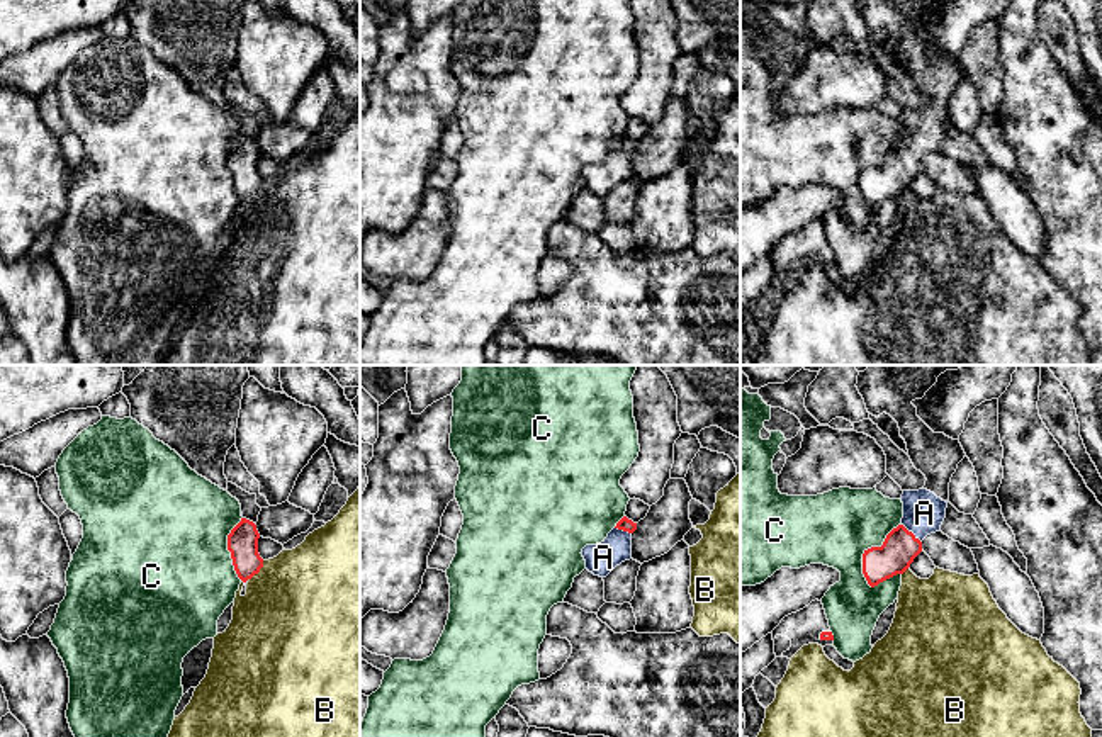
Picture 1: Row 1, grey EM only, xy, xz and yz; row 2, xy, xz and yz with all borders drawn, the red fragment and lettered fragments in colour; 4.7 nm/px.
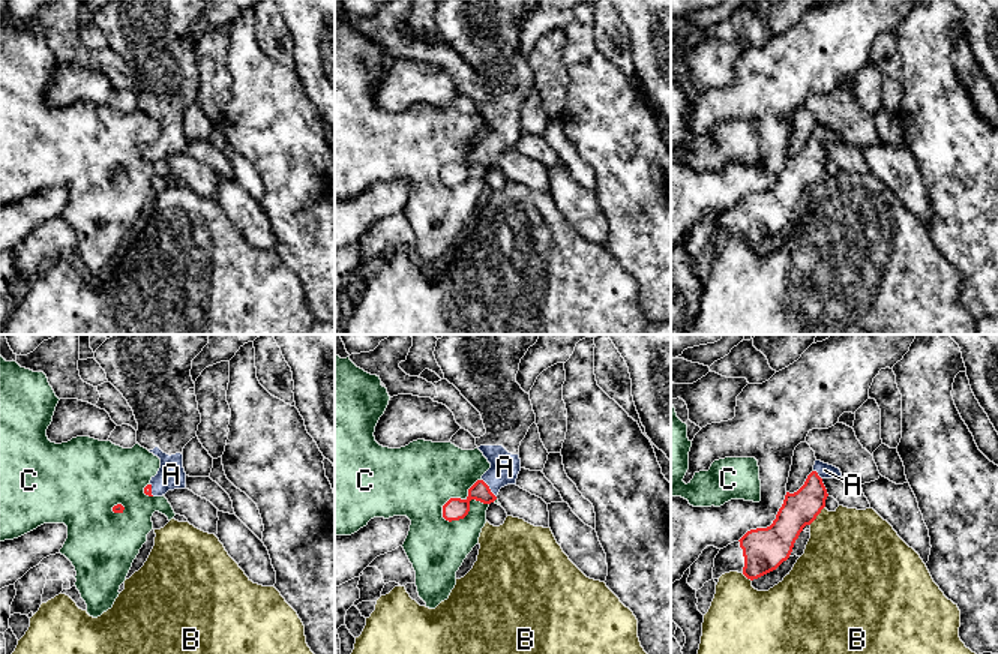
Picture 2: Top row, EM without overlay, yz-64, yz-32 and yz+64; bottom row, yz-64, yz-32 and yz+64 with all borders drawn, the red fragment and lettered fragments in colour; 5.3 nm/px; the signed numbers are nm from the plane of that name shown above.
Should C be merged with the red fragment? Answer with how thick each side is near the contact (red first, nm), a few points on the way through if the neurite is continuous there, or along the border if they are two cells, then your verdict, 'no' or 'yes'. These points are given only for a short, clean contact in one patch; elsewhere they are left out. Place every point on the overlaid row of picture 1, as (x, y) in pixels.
calibres 170 and 360 nm; no

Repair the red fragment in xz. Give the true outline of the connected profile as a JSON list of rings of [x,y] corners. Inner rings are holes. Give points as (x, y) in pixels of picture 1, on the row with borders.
[[[623,516],[601,543],[586,545],[581,552],[586,569],[594,576],[606,577],[616,565],[630,560],[635,530],[637,523]]]

